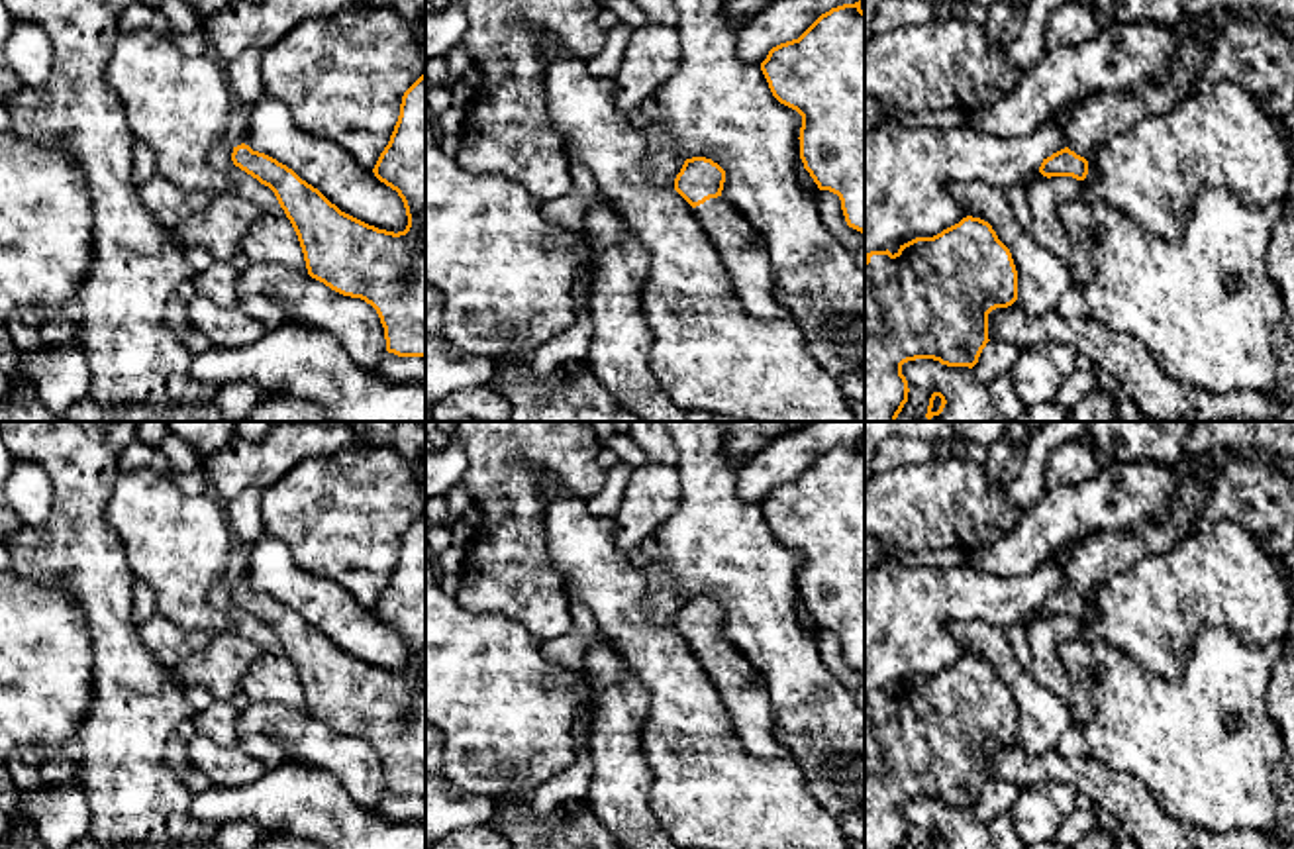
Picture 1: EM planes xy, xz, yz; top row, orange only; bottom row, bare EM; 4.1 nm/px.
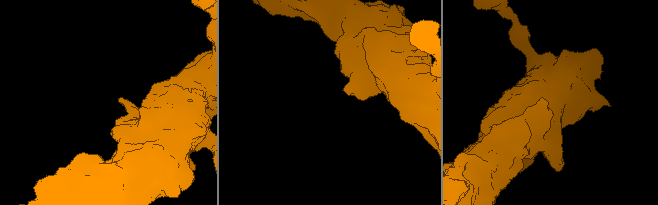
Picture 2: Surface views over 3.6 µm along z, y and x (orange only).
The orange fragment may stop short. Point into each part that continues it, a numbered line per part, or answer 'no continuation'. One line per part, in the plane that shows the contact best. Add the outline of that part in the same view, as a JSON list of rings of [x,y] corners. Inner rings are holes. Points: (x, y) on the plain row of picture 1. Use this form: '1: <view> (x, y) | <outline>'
1: xz (744, 691) | [[[718,635],[696,645],[694,655],[714,682],[745,751],[761,759],[794,761],[772,733],[769,684],[745,653]]]

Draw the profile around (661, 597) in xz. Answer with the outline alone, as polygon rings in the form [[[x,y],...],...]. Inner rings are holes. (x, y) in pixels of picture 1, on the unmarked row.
[[[651,563],[647,567],[645,580],[647,588],[643,600],[649,606],[653,624],[672,625],[686,596],[674,588],[661,563]]]

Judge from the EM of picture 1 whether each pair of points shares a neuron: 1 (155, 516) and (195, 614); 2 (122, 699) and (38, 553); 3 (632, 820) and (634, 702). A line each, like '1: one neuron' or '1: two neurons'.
1: one neuron
2: one neuron
3: one neuron

